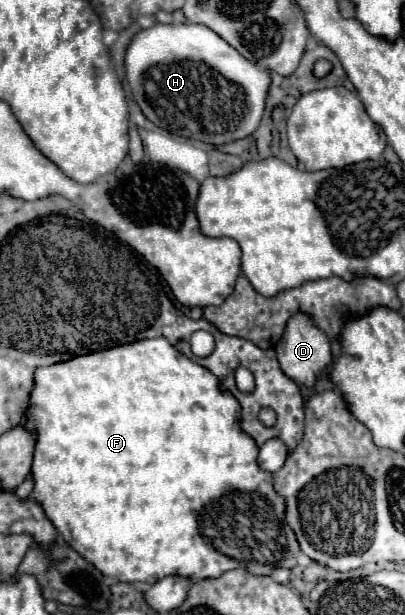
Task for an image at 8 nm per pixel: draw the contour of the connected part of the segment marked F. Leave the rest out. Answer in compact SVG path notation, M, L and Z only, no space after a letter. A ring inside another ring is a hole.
M150 338L132 342L128 346L114 346L108 350L96 350L92 354L82 354L70 358L68 362L56 362L56 366L36 368L34 388L28 398L28 408L24 410L22 426L36 434L32 478L34 490L32 498L38 502L46 516L56 526L58 534L88 562L92 562L104 576L118 578L120 582L146 582L154 584L166 576L178 574L188 578L218 578L228 570L244 568L258 576L268 576L276 566L292 568L300 554L300 546L294 532L284 522L284 498L280 498L272 488L272 474L258 468L258 446L256 442L240 430L240 410L238 400L222 390L220 380L192 362L166 338Z

